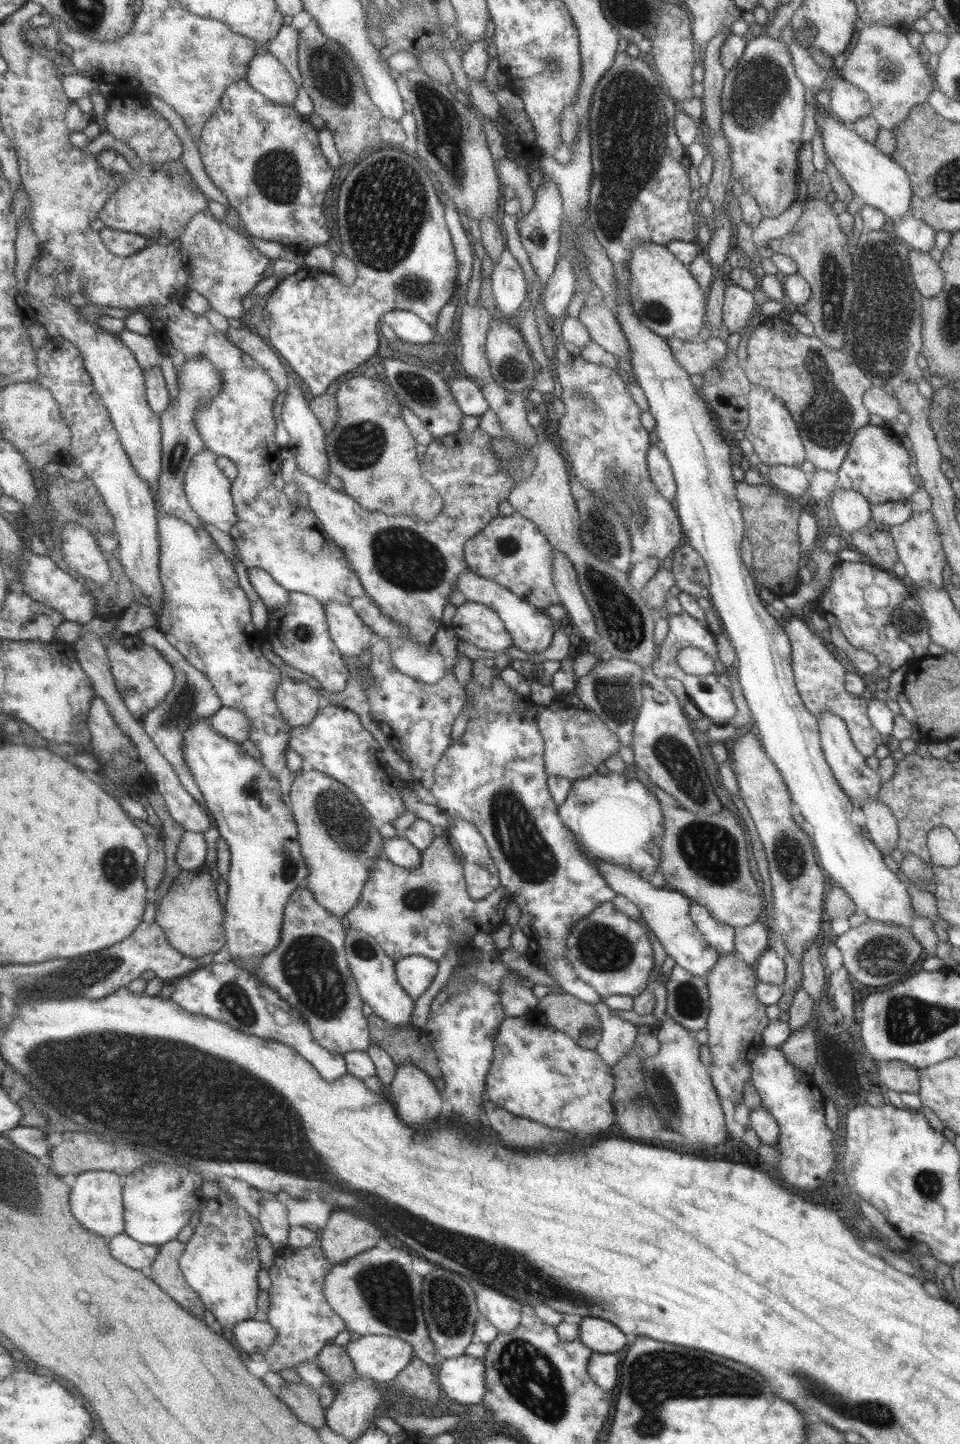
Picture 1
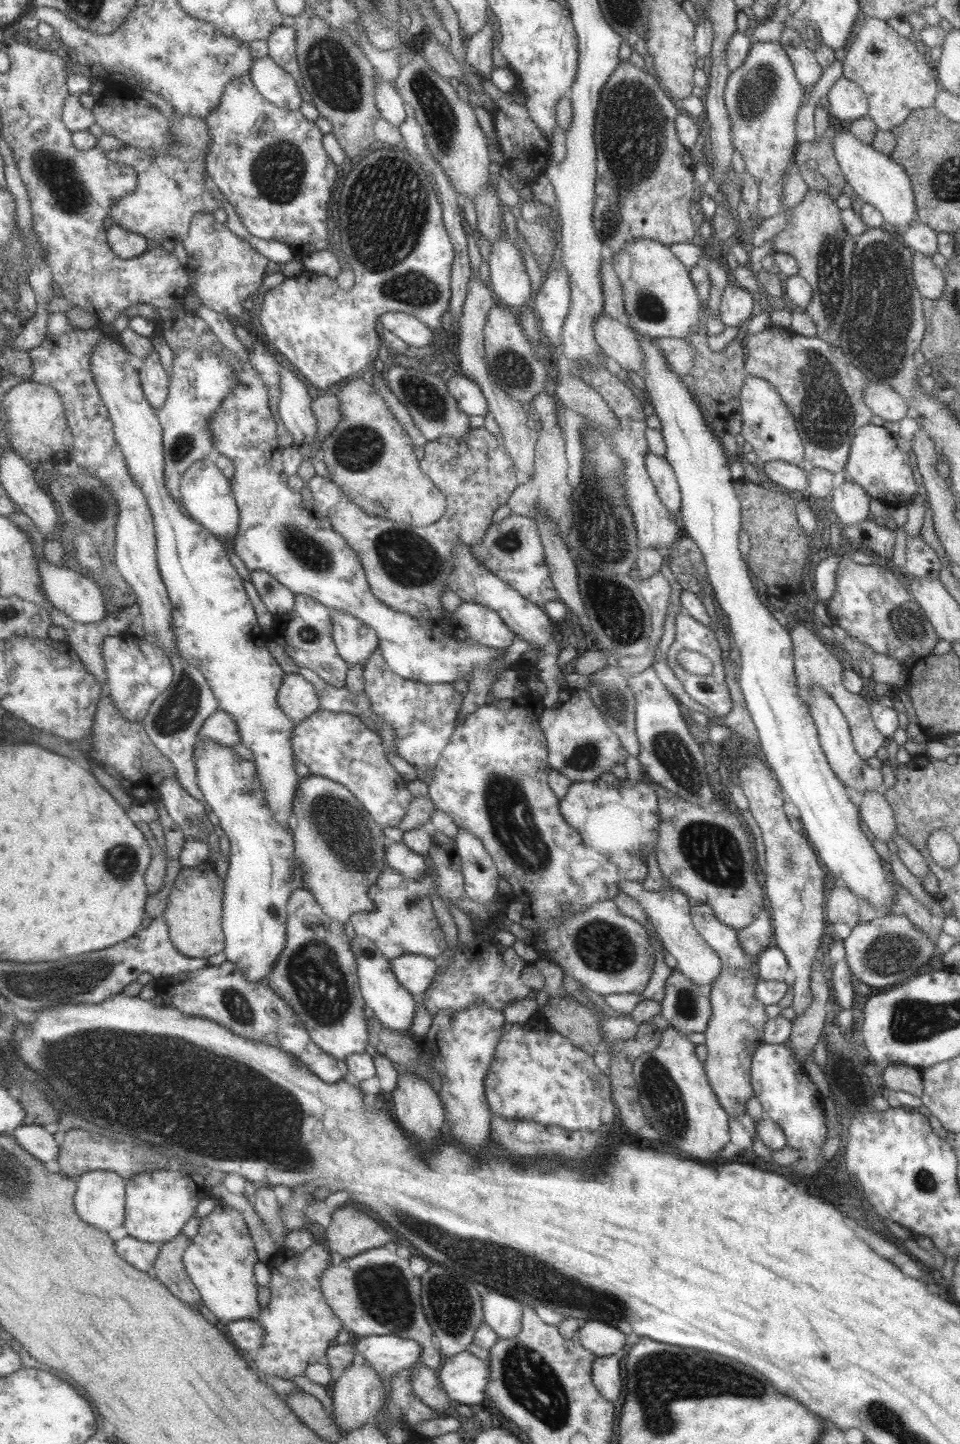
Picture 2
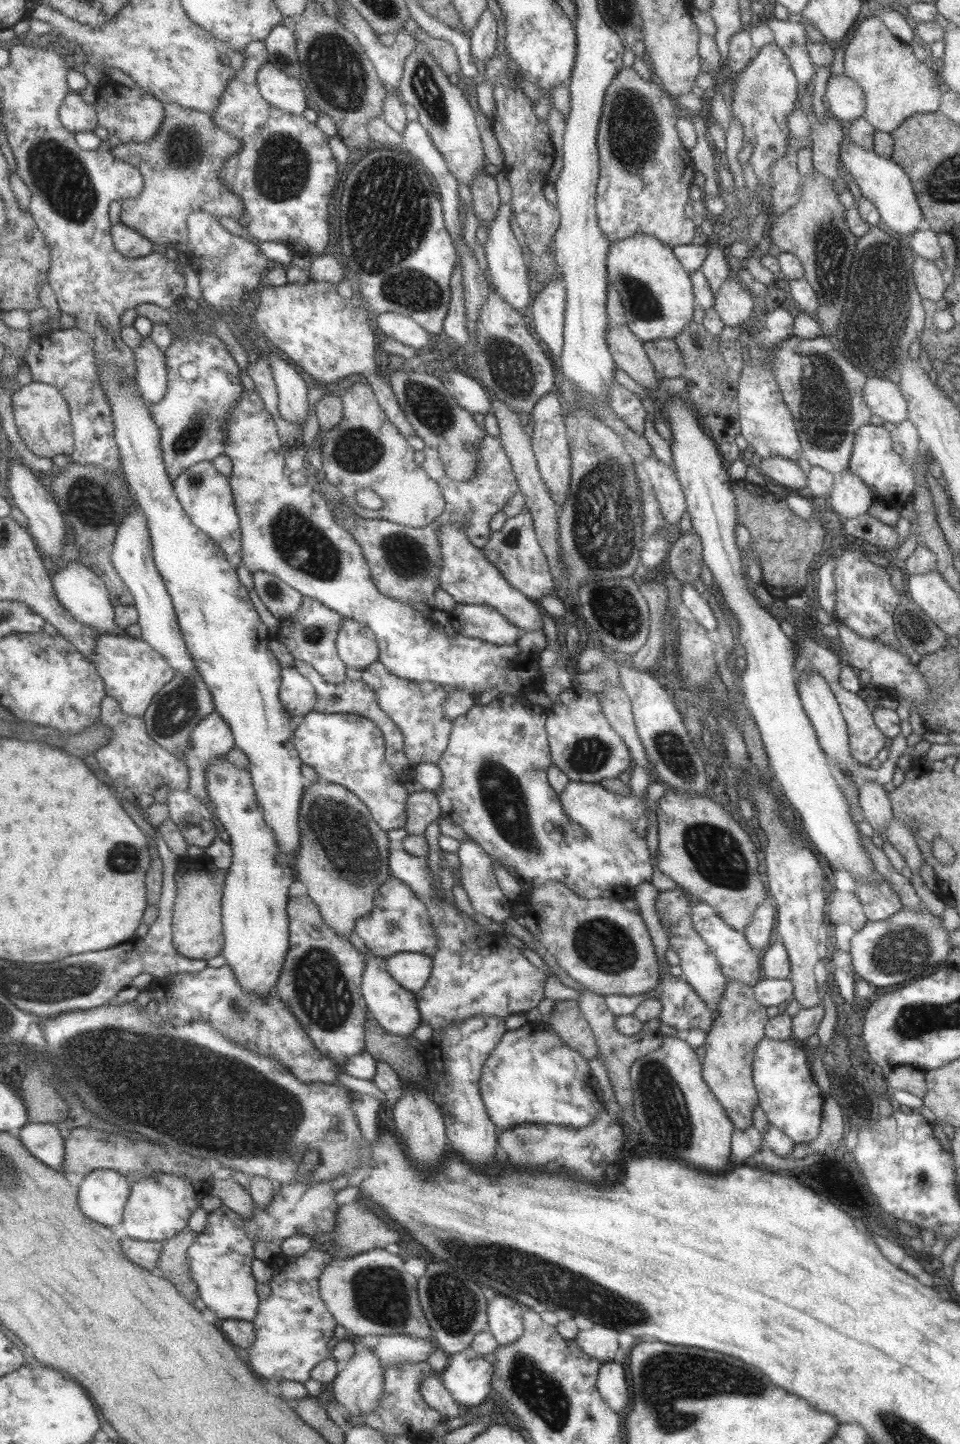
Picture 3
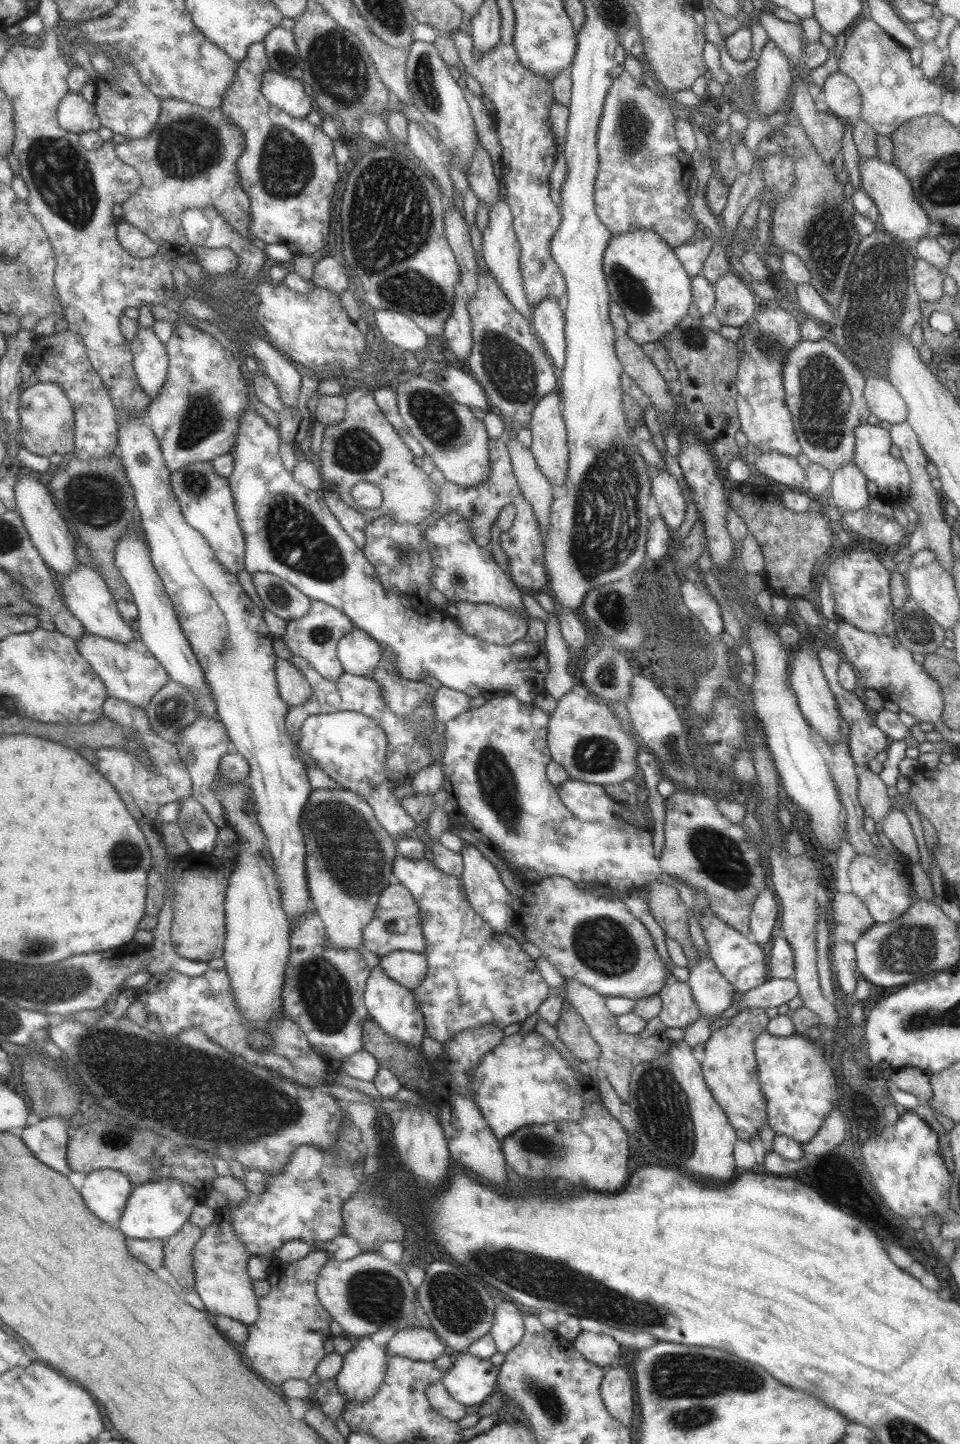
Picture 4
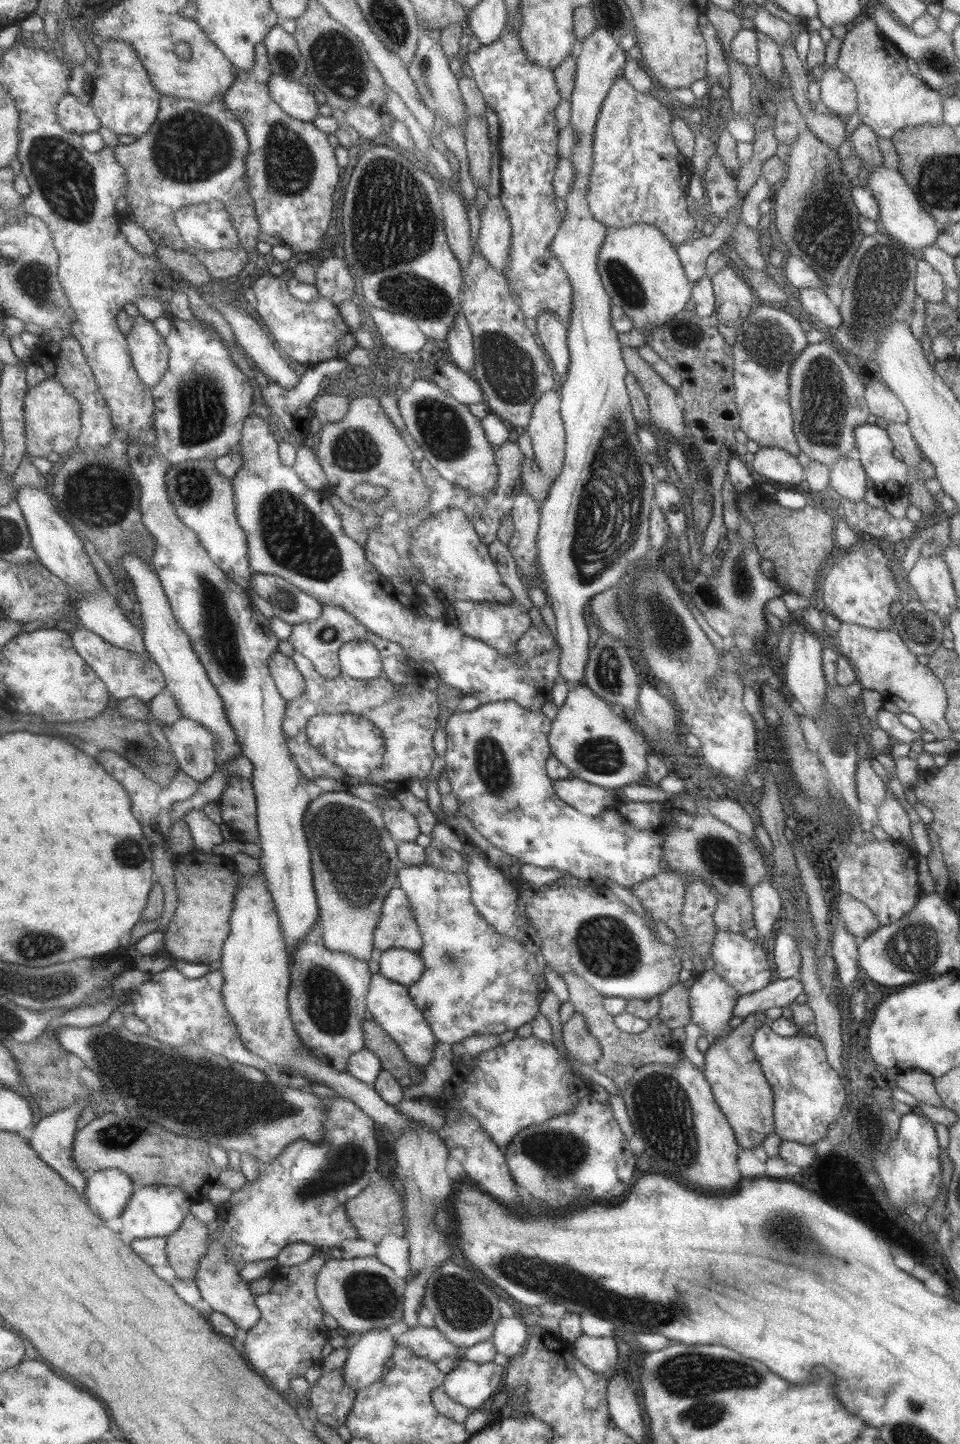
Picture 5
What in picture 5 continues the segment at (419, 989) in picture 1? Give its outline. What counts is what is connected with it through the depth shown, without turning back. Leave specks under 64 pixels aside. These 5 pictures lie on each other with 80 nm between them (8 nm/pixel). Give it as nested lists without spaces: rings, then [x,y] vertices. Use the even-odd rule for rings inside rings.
[[[391,948],[378,958],[379,972],[399,984],[410,987],[423,978],[425,962],[419,951]]]

